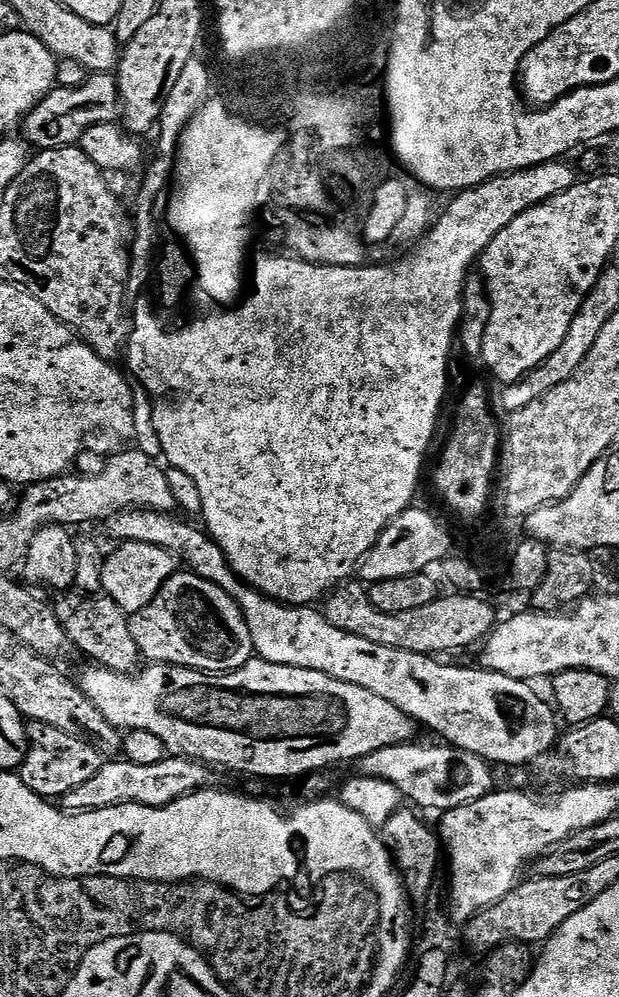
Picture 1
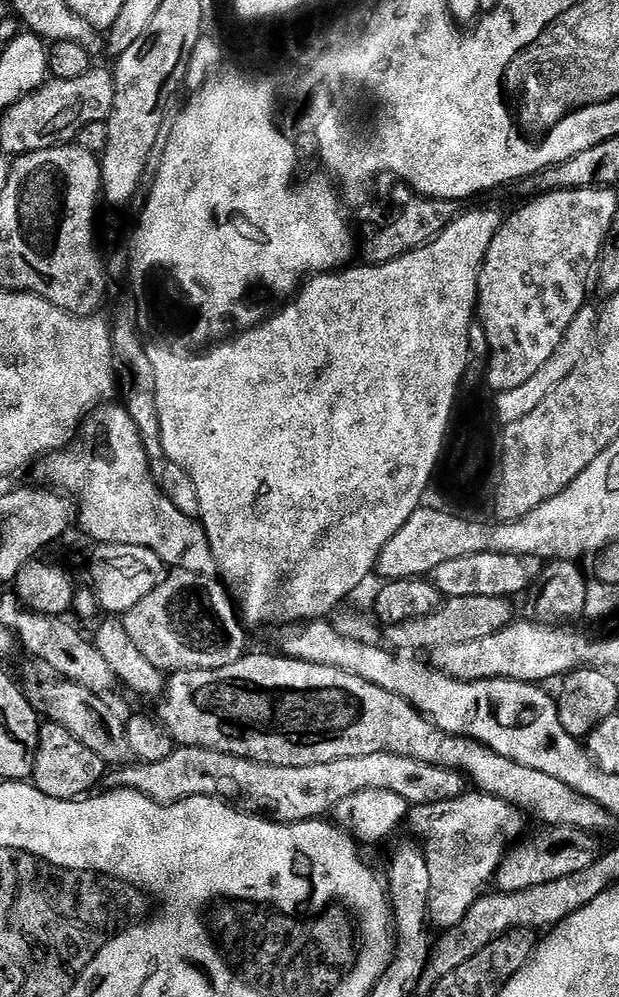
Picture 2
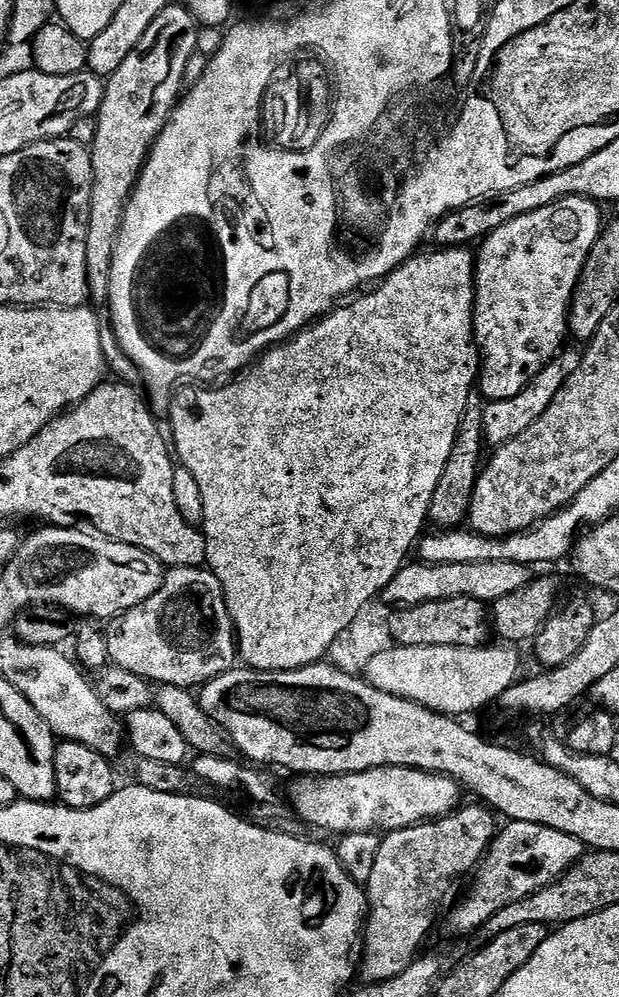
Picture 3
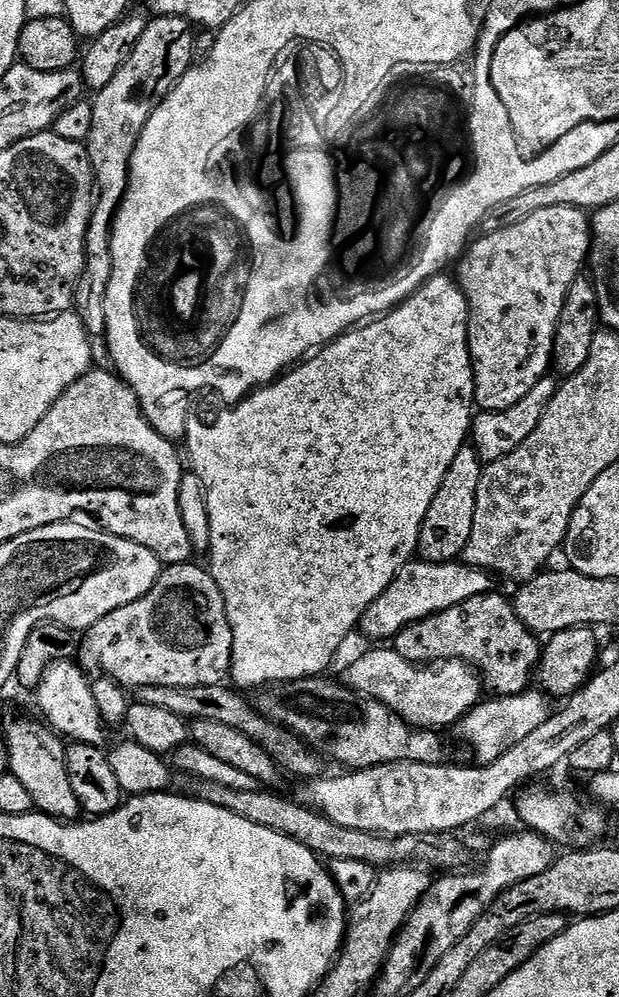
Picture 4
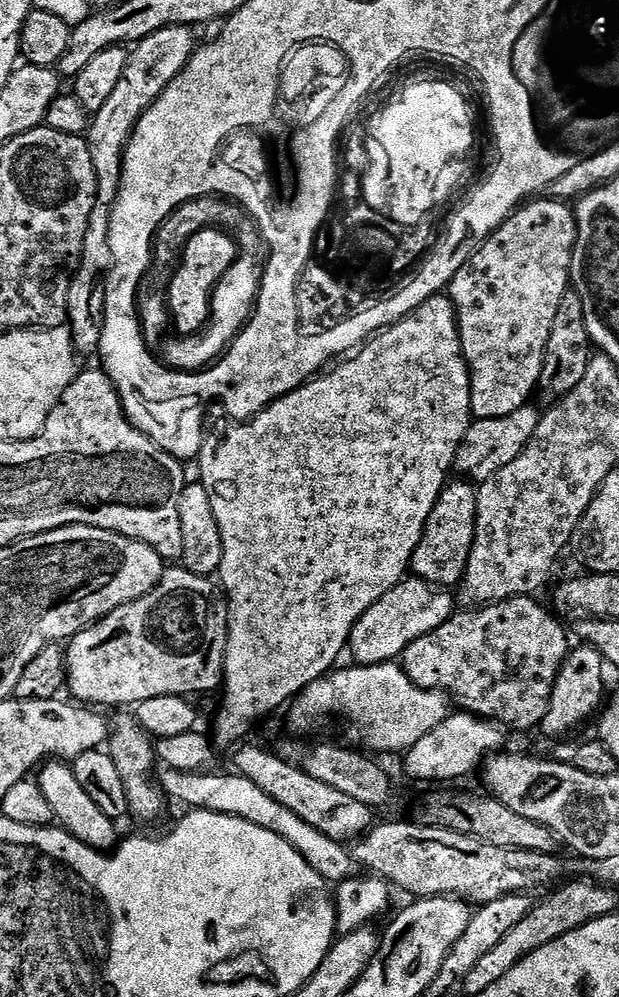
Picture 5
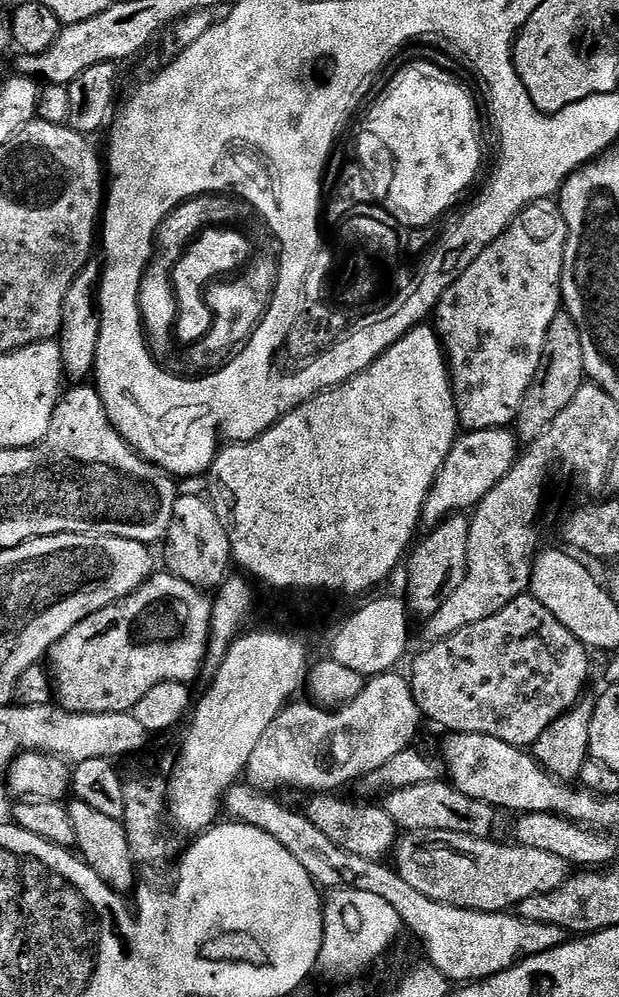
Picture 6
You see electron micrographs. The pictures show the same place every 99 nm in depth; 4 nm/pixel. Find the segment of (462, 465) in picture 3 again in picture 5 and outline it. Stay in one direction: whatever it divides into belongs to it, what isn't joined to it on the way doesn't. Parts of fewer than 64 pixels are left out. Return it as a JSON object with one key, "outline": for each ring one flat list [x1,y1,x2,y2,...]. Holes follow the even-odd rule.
{"outline":[[452,478,440,491,430,518,422,530,422,538,412,555,410,572,415,579,437,584,440,588,451,589,464,579,466,562,474,546,476,529,476,489,475,483,464,478]]}

